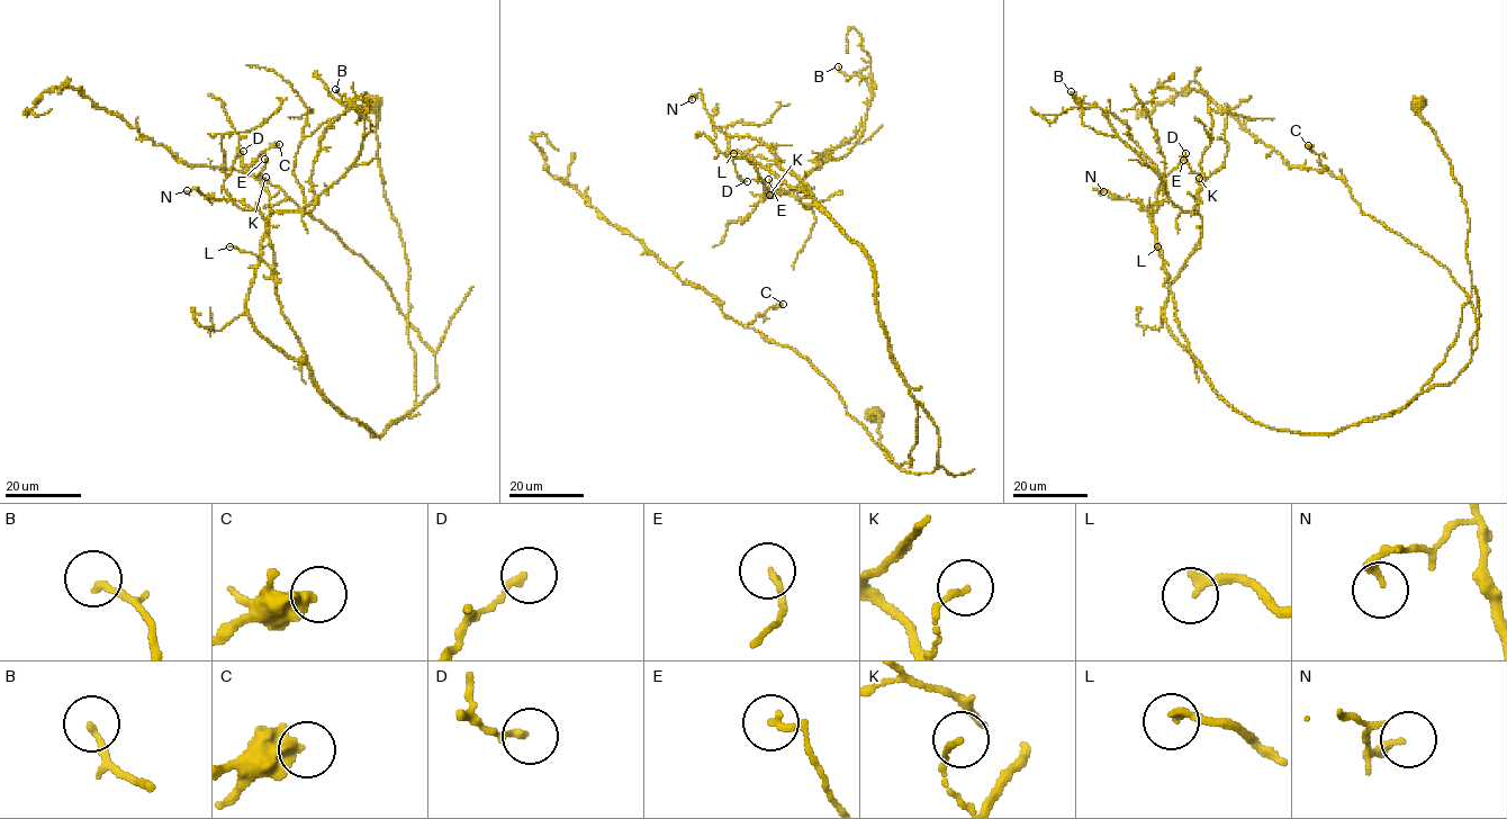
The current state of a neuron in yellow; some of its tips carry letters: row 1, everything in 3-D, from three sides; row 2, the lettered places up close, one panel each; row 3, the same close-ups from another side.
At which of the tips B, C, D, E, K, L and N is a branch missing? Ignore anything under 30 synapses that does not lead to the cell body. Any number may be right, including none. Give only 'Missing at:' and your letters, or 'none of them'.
Missing at: none of them

